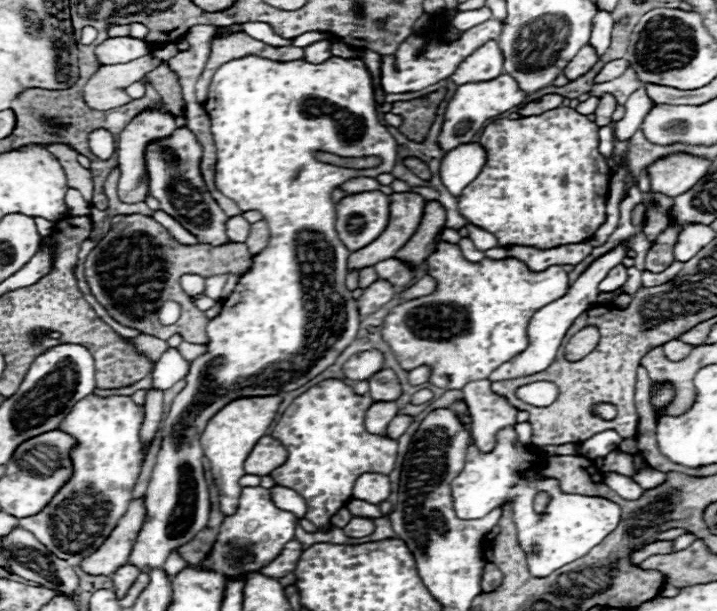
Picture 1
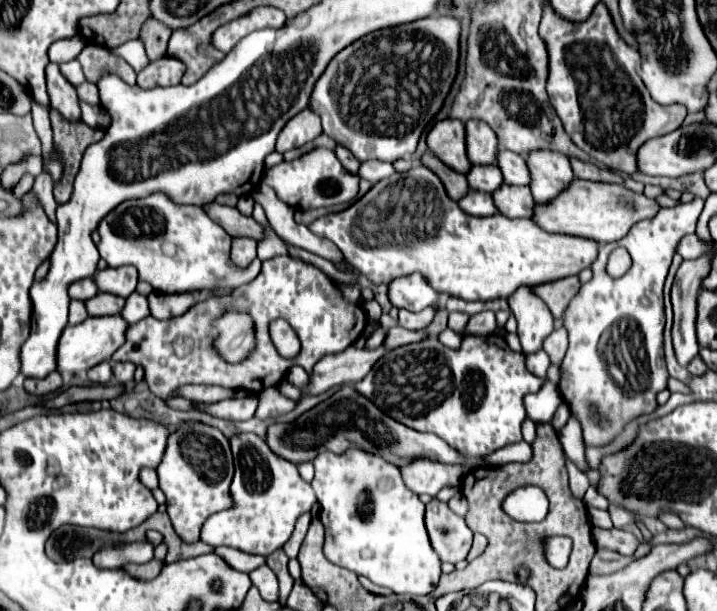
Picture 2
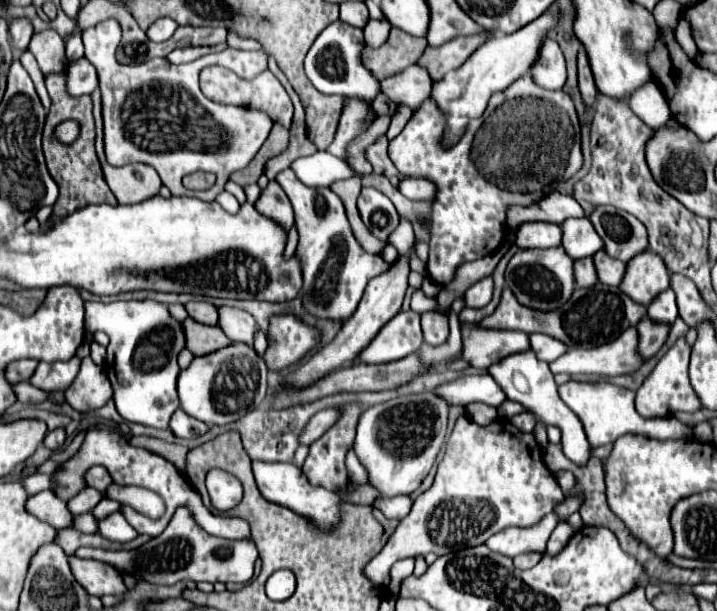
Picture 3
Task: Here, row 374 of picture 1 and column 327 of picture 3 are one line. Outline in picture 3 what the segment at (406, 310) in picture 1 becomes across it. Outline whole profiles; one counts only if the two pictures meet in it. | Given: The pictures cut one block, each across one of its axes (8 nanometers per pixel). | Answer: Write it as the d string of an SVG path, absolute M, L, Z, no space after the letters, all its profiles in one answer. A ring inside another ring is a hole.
M346 404L340 420L330 430L326 430L316 442L312 442L310 454L308 454L308 458L306 458L306 462L302 466L304 474L308 476L308 480L312 484L320 484L326 490L334 492L334 490L342 488L348 482L348 474L346 474L346 466L344 466L344 456L346 456L346 450L352 448L352 444L354 444L354 430L356 430L358 418L360 418L360 414L364 410L366 410L366 406L362 406L362 404Z

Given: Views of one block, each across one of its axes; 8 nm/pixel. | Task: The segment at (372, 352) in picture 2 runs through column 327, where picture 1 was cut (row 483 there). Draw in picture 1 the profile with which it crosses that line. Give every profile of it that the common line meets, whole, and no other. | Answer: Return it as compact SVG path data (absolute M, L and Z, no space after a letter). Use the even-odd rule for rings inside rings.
M366 474L358 478L358 484L354 486L354 496L358 500L366 500L370 504L380 504L384 500L390 498L390 480L388 476L374 476L374 474Z

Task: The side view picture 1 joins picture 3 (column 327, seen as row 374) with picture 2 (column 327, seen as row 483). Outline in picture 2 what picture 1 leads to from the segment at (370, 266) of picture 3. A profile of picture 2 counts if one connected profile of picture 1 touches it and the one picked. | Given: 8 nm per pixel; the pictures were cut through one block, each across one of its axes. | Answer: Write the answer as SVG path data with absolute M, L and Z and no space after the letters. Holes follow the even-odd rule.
M316 148L292 162L280 162L274 168L266 168L264 182L274 188L280 200L284 200L292 208L308 210L320 206L334 206L352 200L358 194L358 176L350 174L336 154L326 148Z

